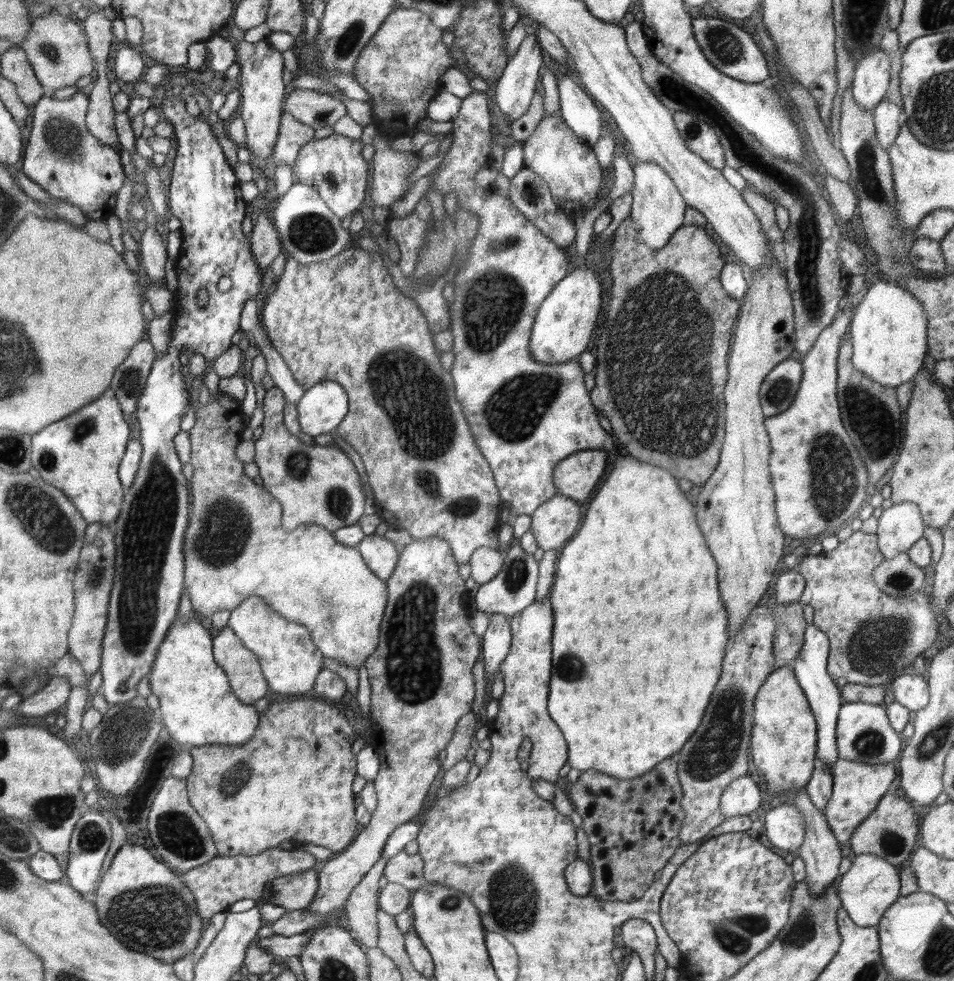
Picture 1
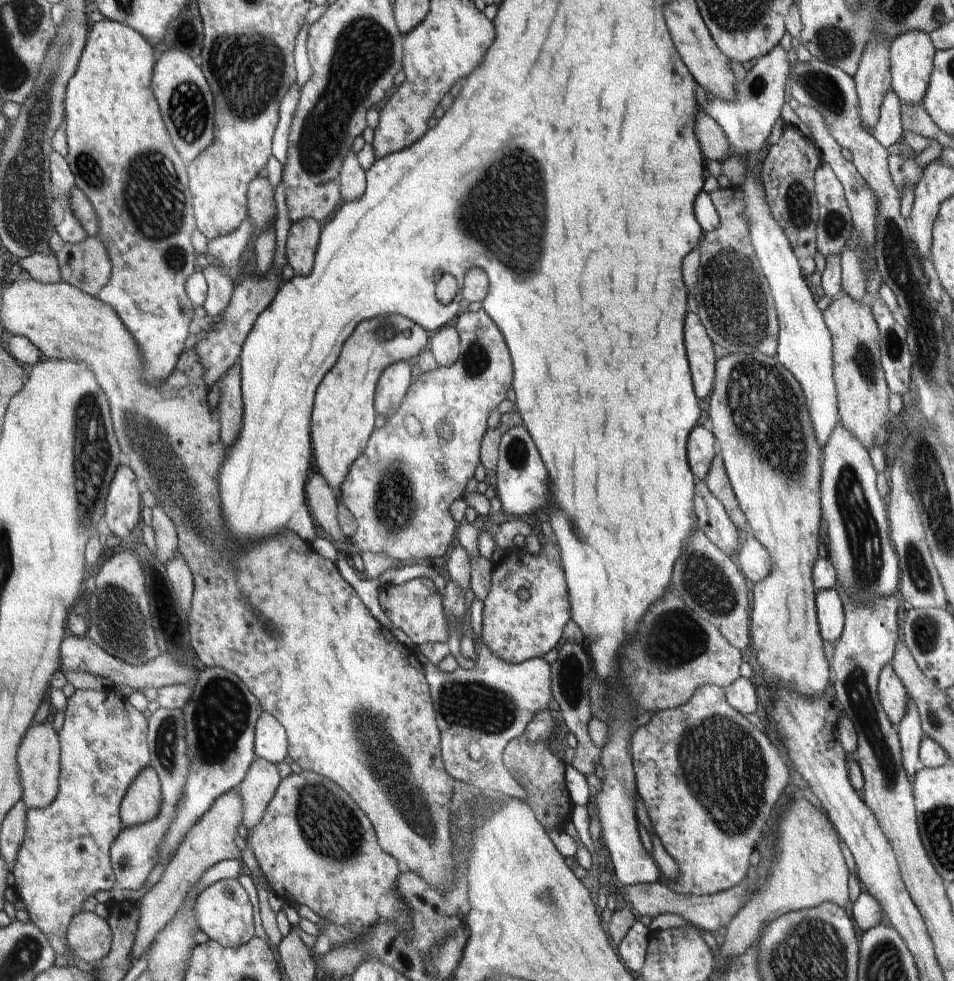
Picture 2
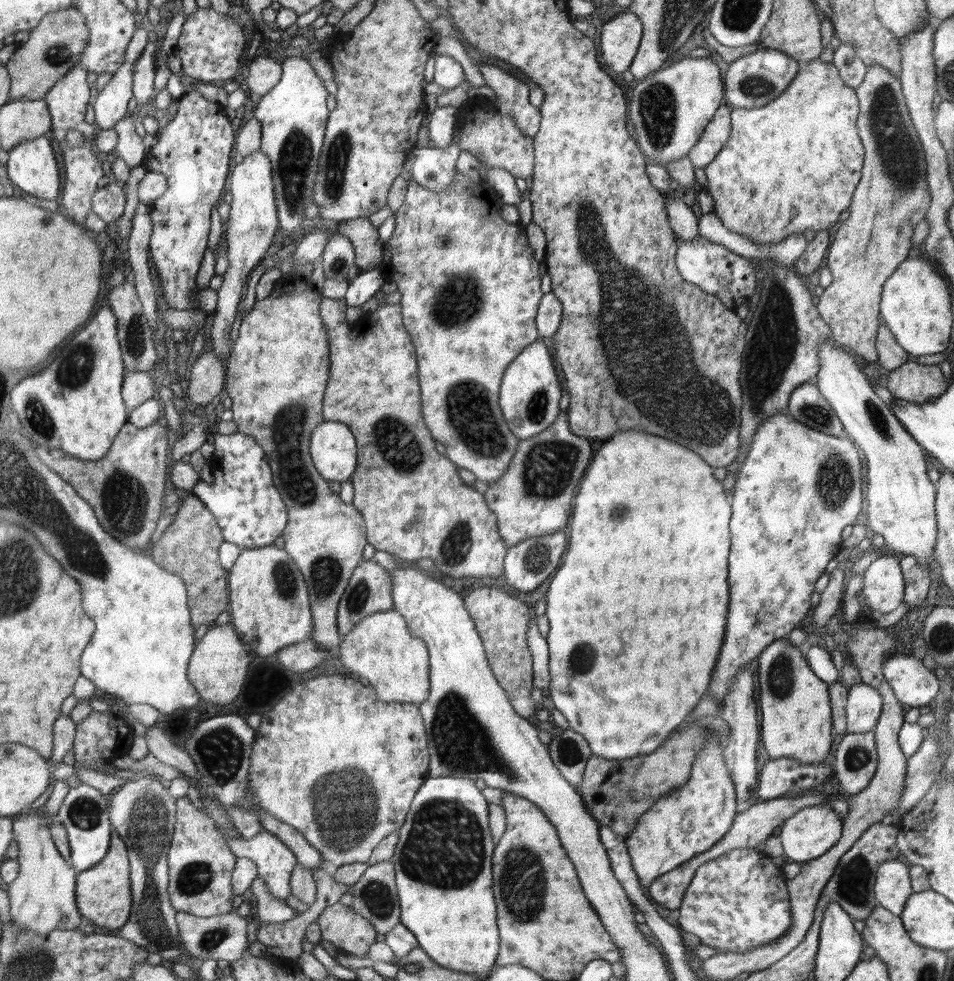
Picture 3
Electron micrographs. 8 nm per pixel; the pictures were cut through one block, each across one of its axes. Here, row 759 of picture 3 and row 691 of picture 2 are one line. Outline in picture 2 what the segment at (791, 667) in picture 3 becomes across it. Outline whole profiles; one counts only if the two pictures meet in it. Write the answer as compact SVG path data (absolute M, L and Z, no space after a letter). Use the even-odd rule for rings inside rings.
M742 352L732 353L722 360L716 362L716 382L714 382L714 390L710 394L710 403L708 404L709 424L713 427L711 433L714 434L717 440L716 445L726 469L732 490L736 496L736 500L740 508L744 511L745 517L748 519L748 524L752 529L752 534L758 539L762 546L766 547L772 558L772 572L768 574L762 582L753 583L753 612L750 612L750 630L751 630L751 645L756 650L756 656L760 668L764 670L764 680L770 688L776 688L778 684L782 684L784 688L790 688L798 692L799 695L808 696L808 698L818 698L826 692L830 672L829 660L824 656L824 646L822 645L823 638L821 637L818 621L817 610L815 605L816 591L812 582L812 570L816 559L818 558L818 544L820 541L820 524L822 523L822 508L821 508L821 466L823 460L823 448L818 446L816 436L814 436L814 426L810 422L810 414L806 408L806 400L802 394L802 388L798 384L798 380L790 374L790 370L786 370L780 362L776 362L774 358L768 358L764 354L742 354ZM728 384L742 384L742 386L754 386L756 392L750 394L734 394L734 390L728 390Z

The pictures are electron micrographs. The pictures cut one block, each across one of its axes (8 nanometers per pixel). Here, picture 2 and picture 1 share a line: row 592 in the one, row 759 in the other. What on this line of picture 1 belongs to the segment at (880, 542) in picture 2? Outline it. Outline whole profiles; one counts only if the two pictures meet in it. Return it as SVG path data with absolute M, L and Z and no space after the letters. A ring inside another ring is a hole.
M845 703L840 707L835 733L840 759L871 765L893 763L902 750L902 736L892 728L884 704Z

